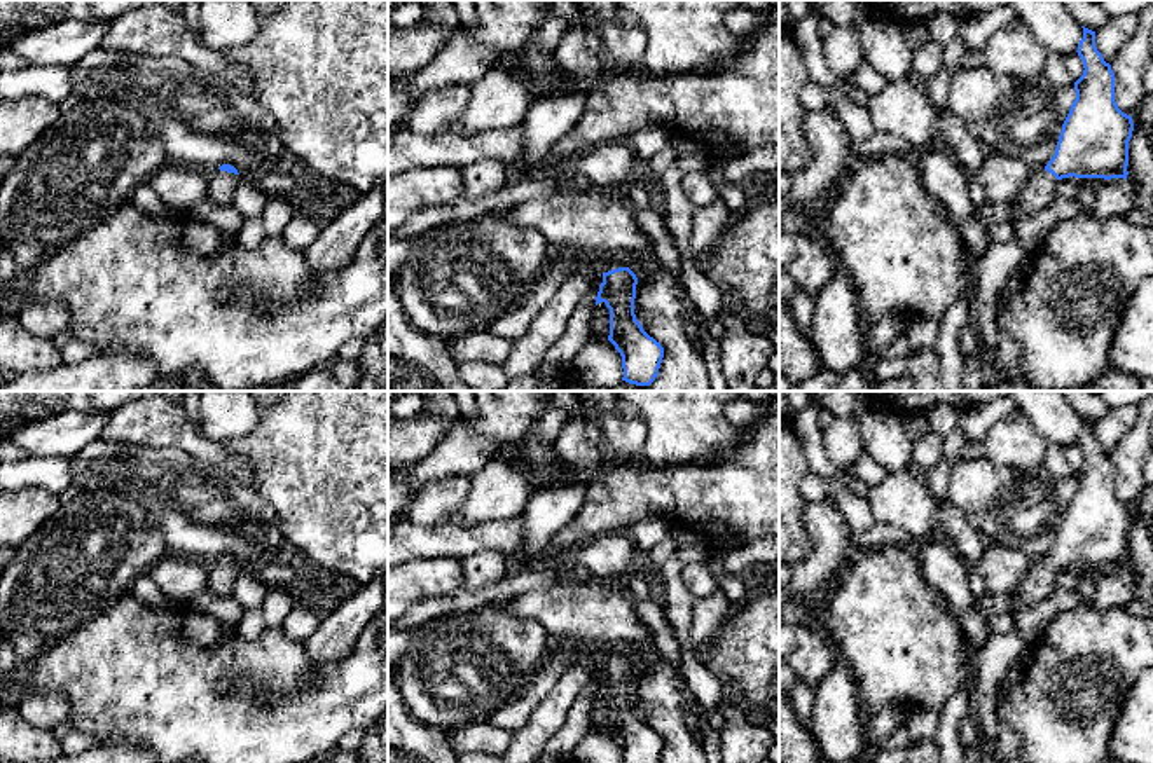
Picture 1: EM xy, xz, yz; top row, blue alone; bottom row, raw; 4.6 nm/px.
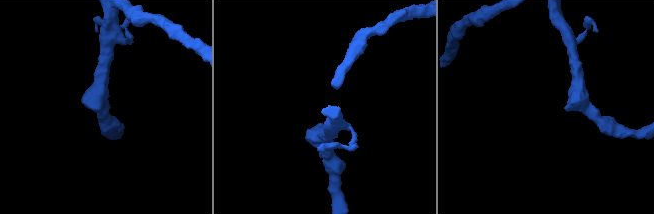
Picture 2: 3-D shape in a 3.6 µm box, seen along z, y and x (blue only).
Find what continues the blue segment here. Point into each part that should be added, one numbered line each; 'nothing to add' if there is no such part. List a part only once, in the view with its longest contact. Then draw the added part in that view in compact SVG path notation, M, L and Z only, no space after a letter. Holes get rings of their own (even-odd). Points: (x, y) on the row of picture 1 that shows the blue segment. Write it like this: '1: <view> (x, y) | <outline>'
1: xz (610, 261) | M624 253L601 255L601 265L603 265L604 272L618 269L618 267L627 267L625 255Z

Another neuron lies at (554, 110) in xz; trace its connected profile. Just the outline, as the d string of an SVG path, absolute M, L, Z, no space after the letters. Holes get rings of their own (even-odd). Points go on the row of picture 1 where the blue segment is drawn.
M568 80L538 89L524 119L526 168L521 178L540 171L549 148L561 141L578 122L587 105L587 89Z

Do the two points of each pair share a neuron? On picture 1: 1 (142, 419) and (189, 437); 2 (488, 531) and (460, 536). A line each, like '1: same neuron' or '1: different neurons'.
1: same neuron
2: same neuron

